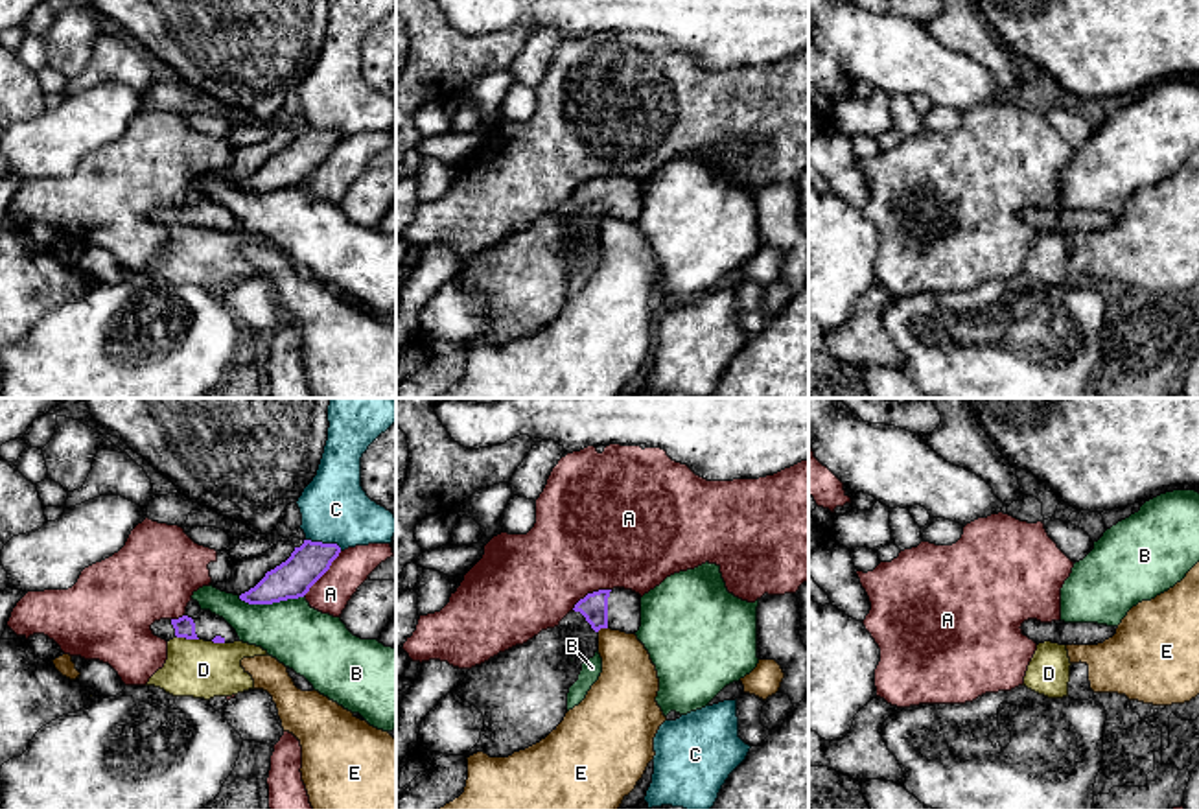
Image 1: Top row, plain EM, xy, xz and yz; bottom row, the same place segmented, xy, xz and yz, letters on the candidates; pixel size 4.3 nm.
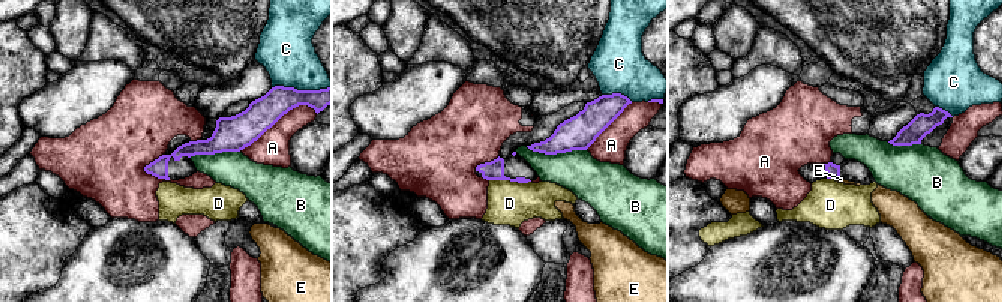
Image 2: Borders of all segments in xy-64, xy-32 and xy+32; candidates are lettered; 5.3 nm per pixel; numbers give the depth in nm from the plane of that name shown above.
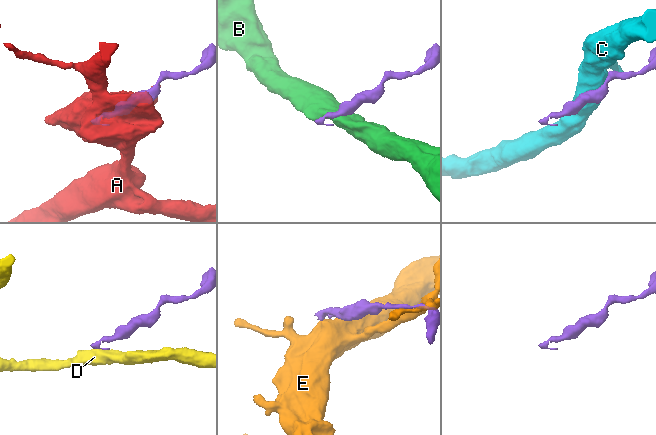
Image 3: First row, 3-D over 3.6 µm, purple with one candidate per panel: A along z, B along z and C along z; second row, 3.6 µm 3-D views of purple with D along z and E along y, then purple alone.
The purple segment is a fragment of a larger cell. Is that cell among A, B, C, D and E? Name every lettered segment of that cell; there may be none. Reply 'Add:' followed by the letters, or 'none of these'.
Add: none of these

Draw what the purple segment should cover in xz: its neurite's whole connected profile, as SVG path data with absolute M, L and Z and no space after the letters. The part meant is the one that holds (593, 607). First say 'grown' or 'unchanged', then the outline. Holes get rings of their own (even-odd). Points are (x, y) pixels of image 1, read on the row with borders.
grown; M624 588L599 590L580 599L558 627L541 630L527 643L471 667L455 691L483 713L484 728L479 743L466 757L477 752L490 757L508 757L545 739L567 713L567 693L578 680L582 663L599 651L599 630L611 628L635 634L639 627L639 593Z

